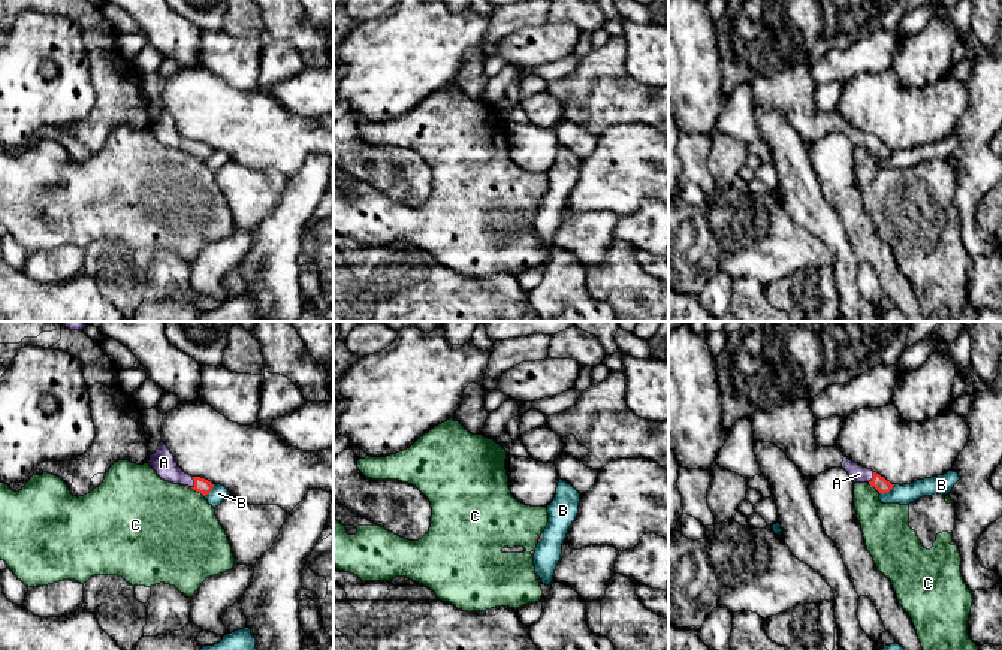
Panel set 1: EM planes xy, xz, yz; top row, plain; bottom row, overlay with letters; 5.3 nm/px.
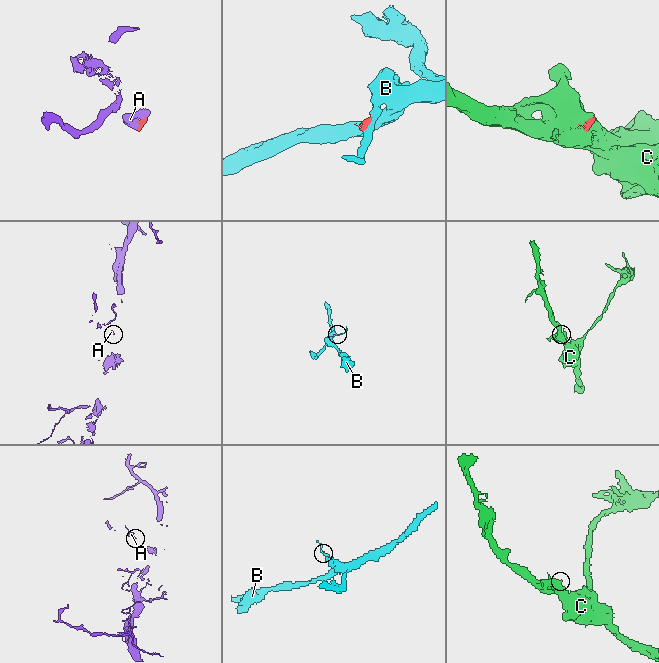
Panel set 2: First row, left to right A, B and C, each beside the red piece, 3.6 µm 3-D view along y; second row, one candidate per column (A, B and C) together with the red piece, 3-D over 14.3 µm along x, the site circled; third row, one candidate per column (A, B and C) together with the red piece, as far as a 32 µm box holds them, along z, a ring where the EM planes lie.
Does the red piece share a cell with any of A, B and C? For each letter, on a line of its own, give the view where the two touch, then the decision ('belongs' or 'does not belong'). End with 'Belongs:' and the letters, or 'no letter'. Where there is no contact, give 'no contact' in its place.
A: meets red in xy; belongs
B: meets red in yz; does not belong
C: meets red in xy; does not belong
Belongs: A

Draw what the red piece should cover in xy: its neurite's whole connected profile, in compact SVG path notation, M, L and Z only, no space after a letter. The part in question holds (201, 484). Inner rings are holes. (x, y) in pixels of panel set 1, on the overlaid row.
M163 441L159 444L156 453L150 454L148 463L162 480L173 484L188 486L203 496L208 495L214 487L214 484L205 478L185 474L178 466L173 454Z

